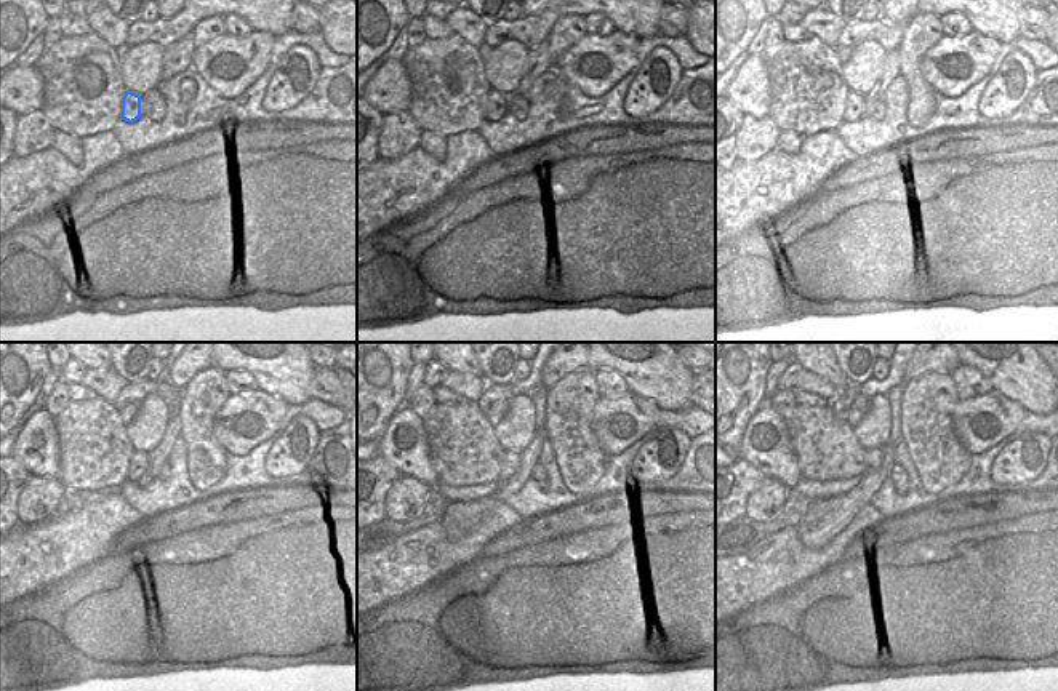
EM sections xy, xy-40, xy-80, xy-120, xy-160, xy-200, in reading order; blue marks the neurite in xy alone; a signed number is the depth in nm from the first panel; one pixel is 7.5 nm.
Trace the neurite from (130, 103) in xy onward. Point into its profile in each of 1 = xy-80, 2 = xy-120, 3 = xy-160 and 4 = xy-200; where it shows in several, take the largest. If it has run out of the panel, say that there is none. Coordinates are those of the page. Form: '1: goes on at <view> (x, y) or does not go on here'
1: goes on at xy-80 (853, 107)
2: goes on at xy-120 (138, 464)
3: goes on at xy-160 (512, 461)
4: goes on at xy-200 (873, 458)

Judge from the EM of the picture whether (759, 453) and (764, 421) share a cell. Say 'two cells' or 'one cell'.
one cell

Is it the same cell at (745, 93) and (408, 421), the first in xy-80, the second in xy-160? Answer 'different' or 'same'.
same

